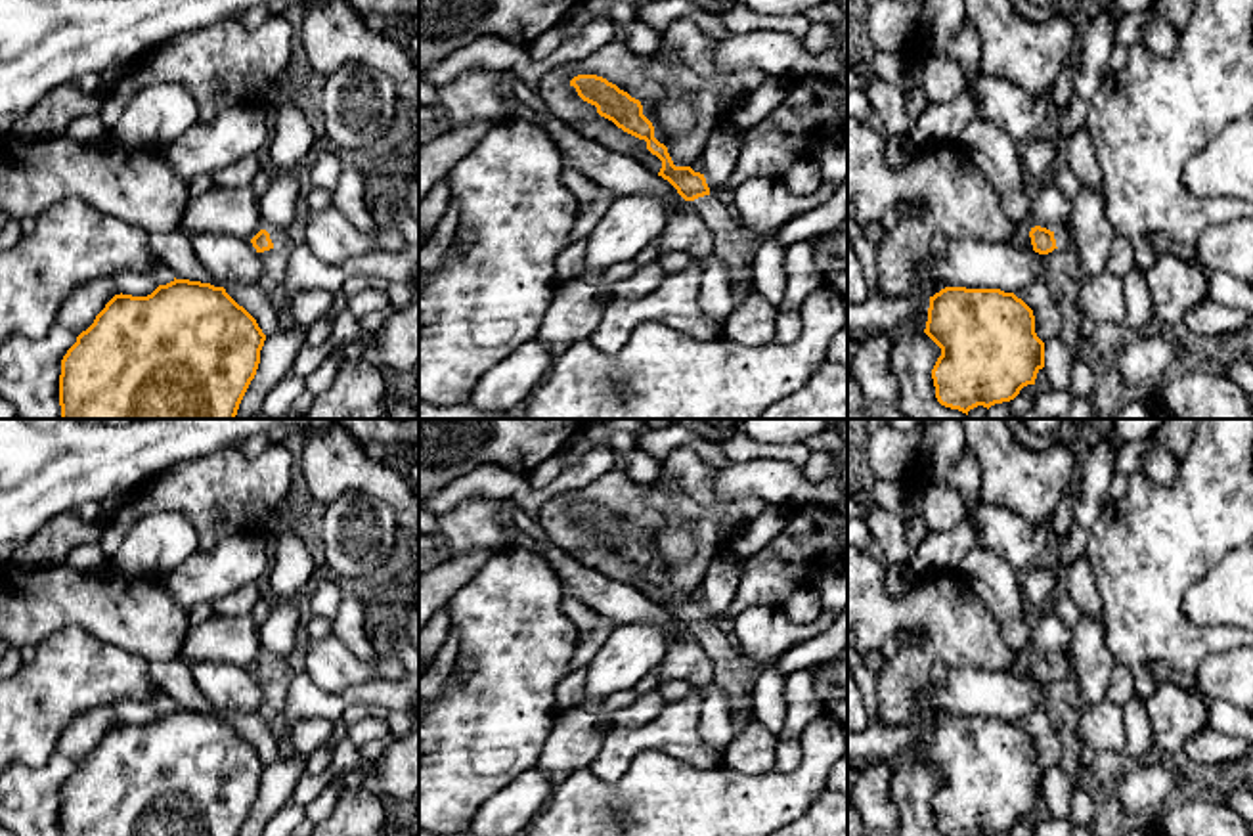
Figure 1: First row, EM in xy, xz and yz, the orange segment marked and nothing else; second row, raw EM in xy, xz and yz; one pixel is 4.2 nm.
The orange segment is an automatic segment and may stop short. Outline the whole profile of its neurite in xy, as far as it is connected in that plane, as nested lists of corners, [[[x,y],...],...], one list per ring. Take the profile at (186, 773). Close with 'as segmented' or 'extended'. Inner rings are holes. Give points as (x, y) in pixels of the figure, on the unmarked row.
[[[172,708],[147,725],[115,723],[61,788],[61,836],[239,836],[266,763],[224,715]]] | as segmented

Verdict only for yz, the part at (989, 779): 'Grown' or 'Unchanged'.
Unchanged

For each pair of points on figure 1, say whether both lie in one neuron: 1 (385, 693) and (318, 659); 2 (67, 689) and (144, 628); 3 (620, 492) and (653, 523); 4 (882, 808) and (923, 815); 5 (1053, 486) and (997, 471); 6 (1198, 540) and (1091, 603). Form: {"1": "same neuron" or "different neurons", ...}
{"1": "different neurons", "2": "different neurons", "3": "same neuron", "4": "different neurons", "5": "same neuron", "6": "different neurons"}

